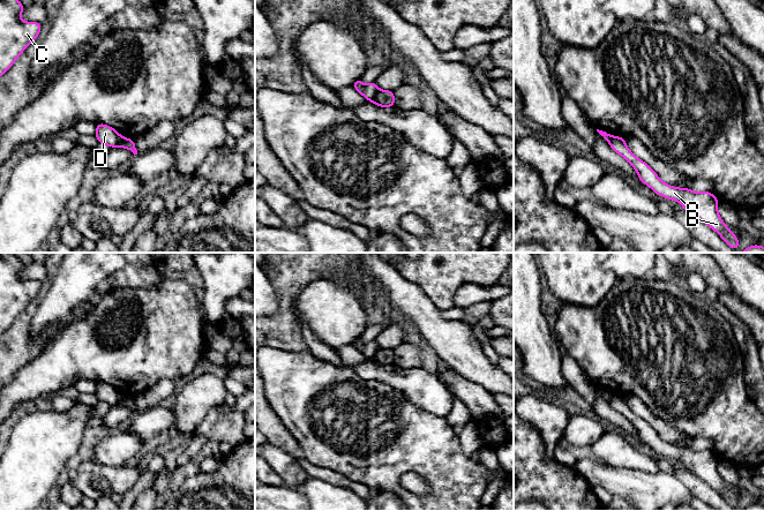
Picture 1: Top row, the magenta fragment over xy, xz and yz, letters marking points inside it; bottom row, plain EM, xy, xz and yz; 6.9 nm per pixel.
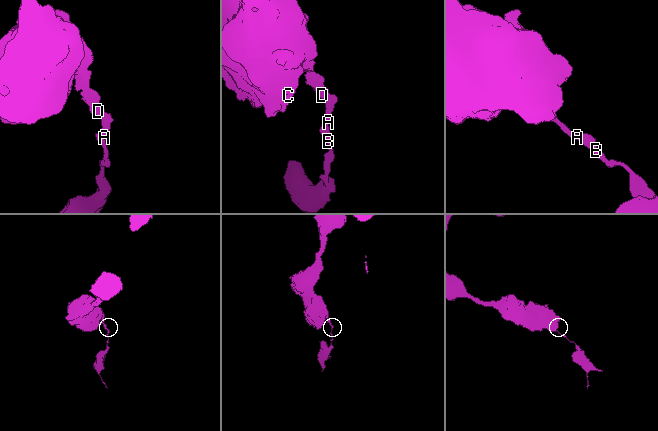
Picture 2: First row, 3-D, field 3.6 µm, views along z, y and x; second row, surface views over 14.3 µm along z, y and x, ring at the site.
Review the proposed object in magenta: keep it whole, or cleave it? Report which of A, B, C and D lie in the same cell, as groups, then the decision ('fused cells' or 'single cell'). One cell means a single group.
A B / C D | fused cells

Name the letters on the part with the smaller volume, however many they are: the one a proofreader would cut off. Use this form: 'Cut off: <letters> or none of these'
Cut off: A, B

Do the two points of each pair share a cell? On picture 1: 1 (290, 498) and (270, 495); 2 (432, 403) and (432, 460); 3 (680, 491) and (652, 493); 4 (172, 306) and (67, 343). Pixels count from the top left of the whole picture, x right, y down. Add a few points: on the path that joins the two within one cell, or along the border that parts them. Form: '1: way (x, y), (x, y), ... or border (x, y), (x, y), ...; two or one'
1: way (285, 498), (275, 498); one
2: border (409, 398), (422, 410), (446, 418); two
3: way (673, 491), (659, 491); one
4: way (163, 338), (147, 354), (99, 354); one

